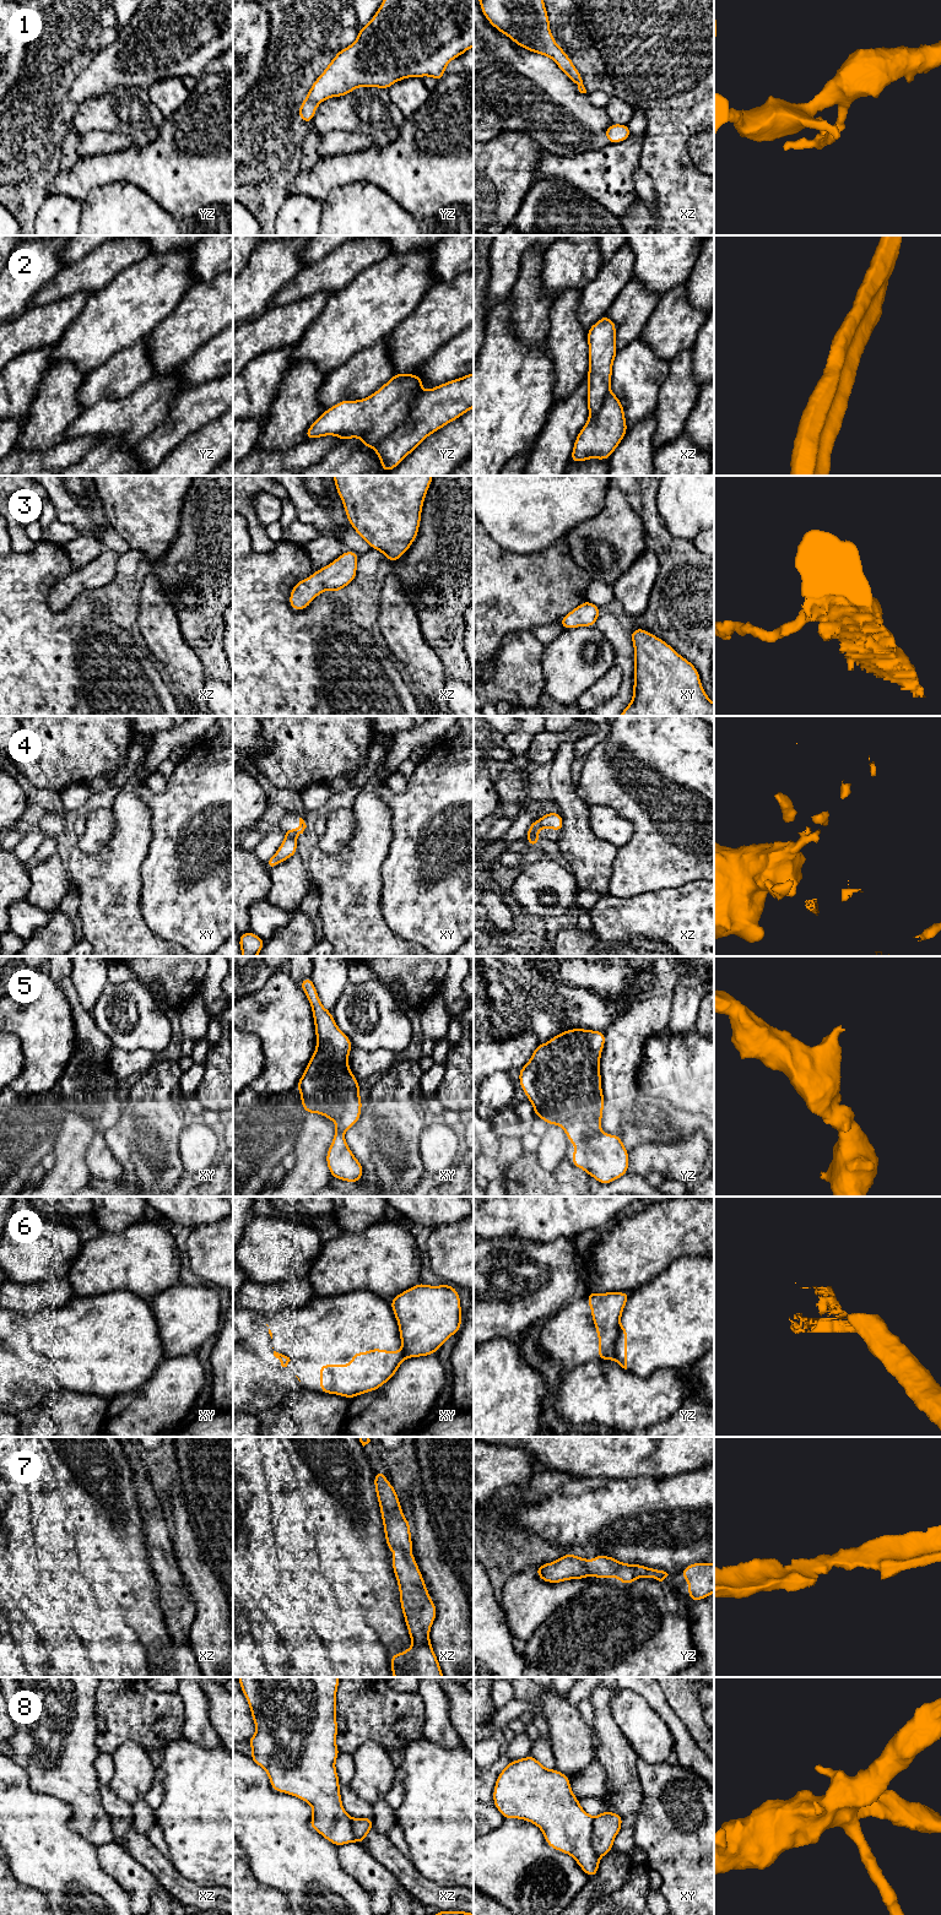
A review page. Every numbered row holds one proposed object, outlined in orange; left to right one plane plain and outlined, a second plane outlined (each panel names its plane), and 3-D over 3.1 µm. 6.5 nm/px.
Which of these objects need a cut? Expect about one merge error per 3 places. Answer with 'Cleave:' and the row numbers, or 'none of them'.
Cleave: 2, 4, 6, 8

